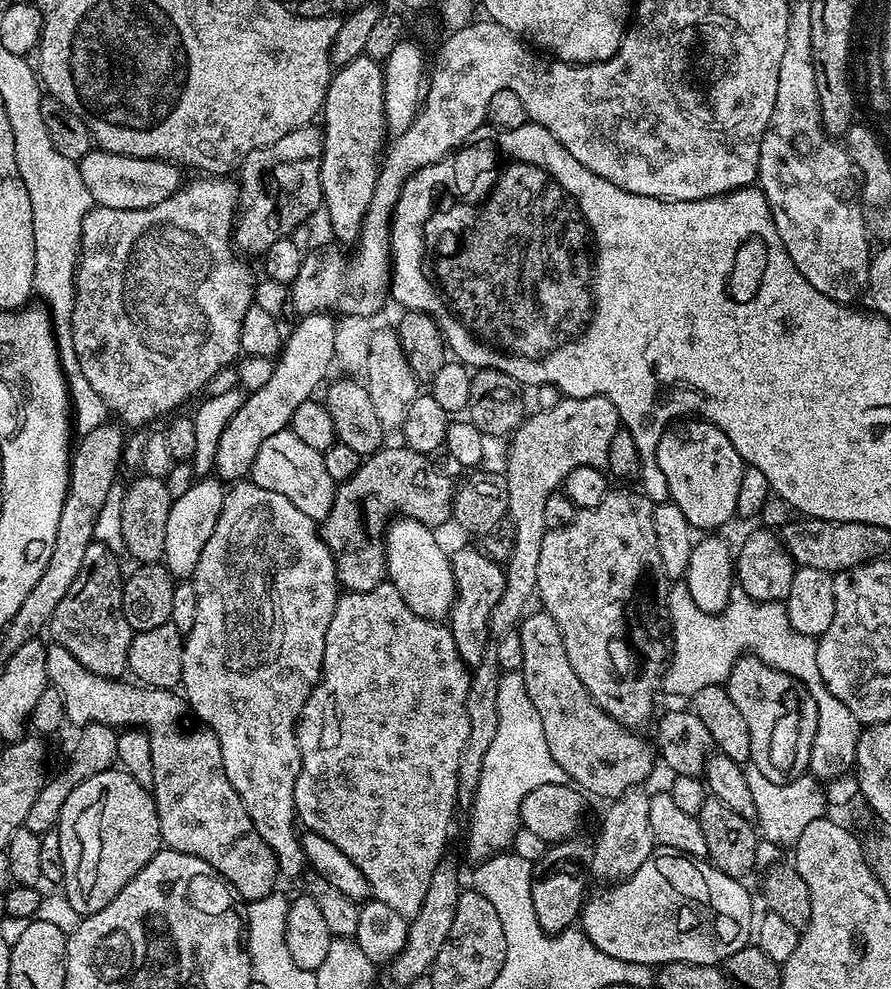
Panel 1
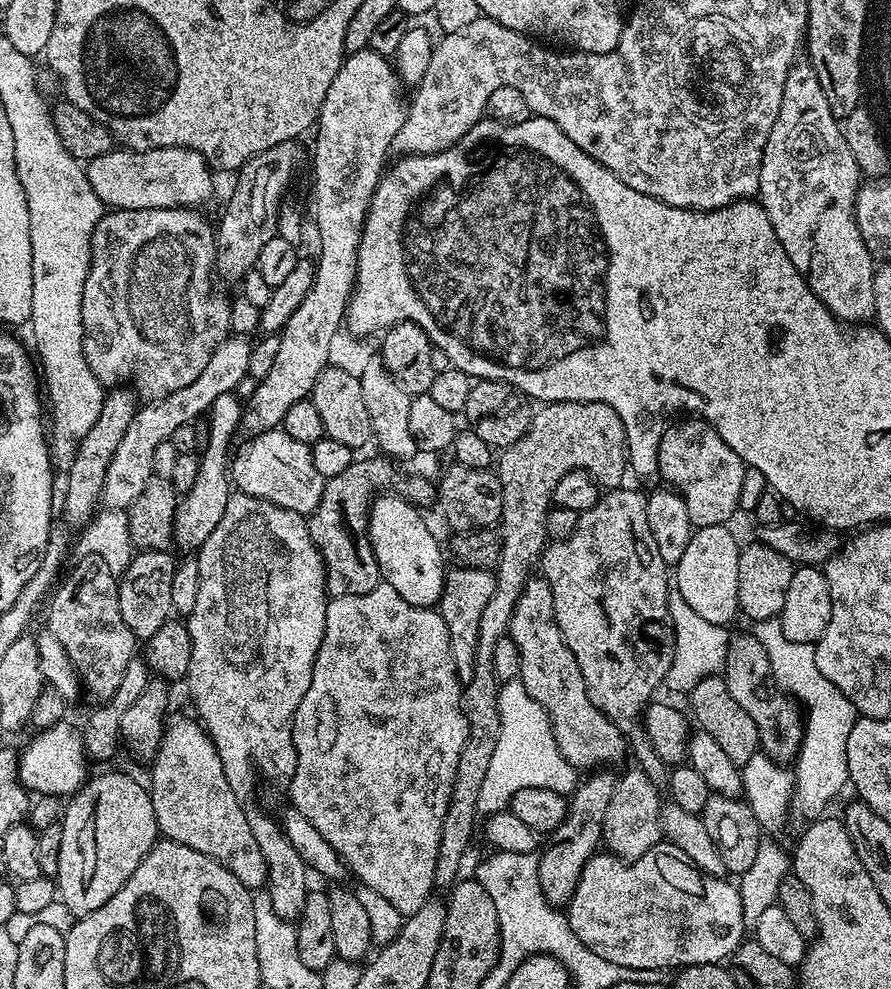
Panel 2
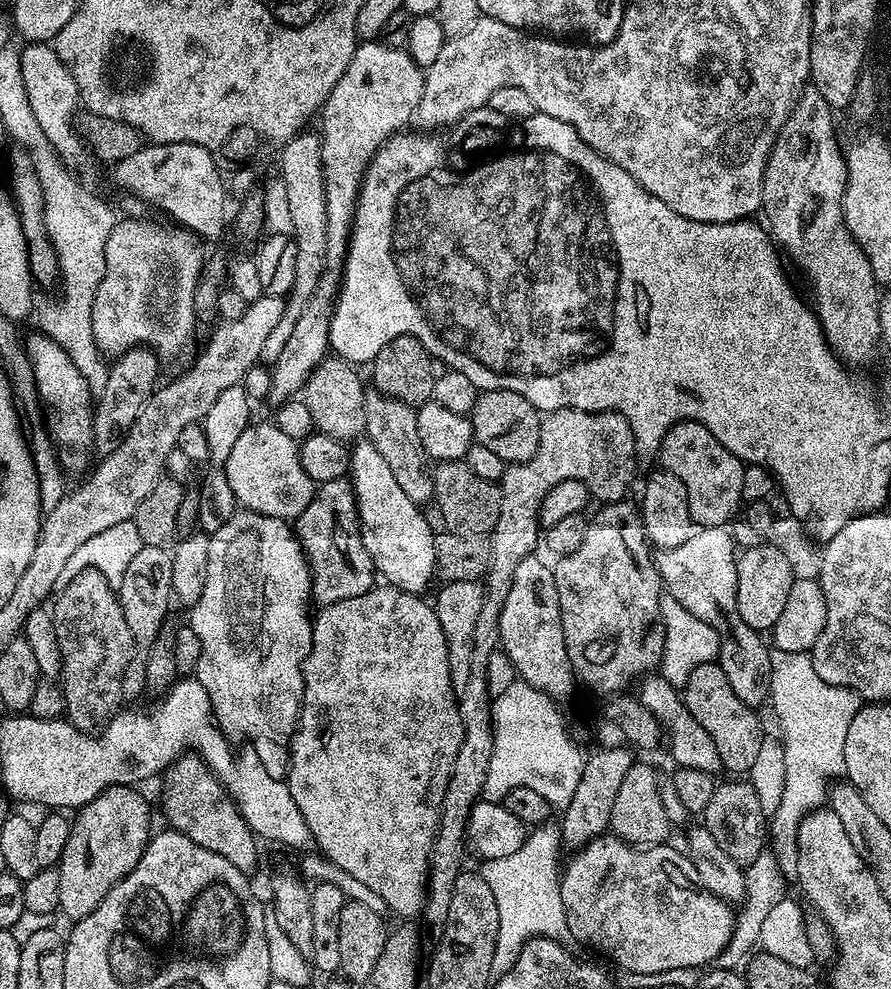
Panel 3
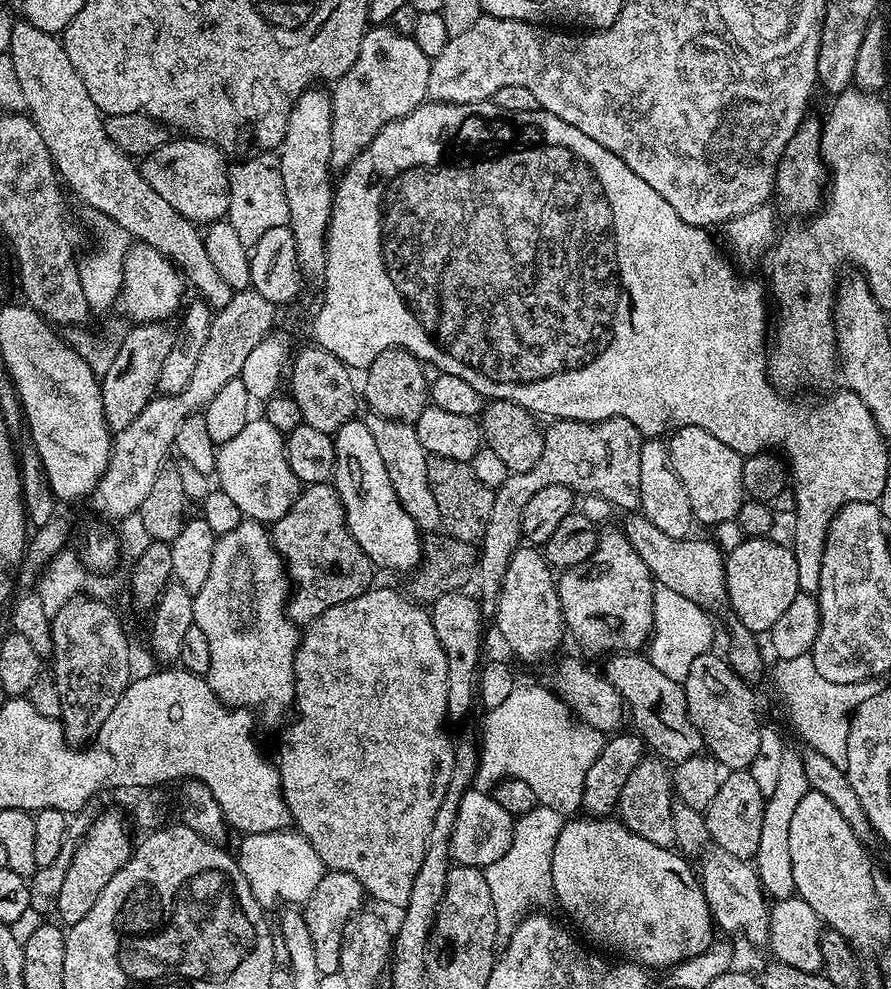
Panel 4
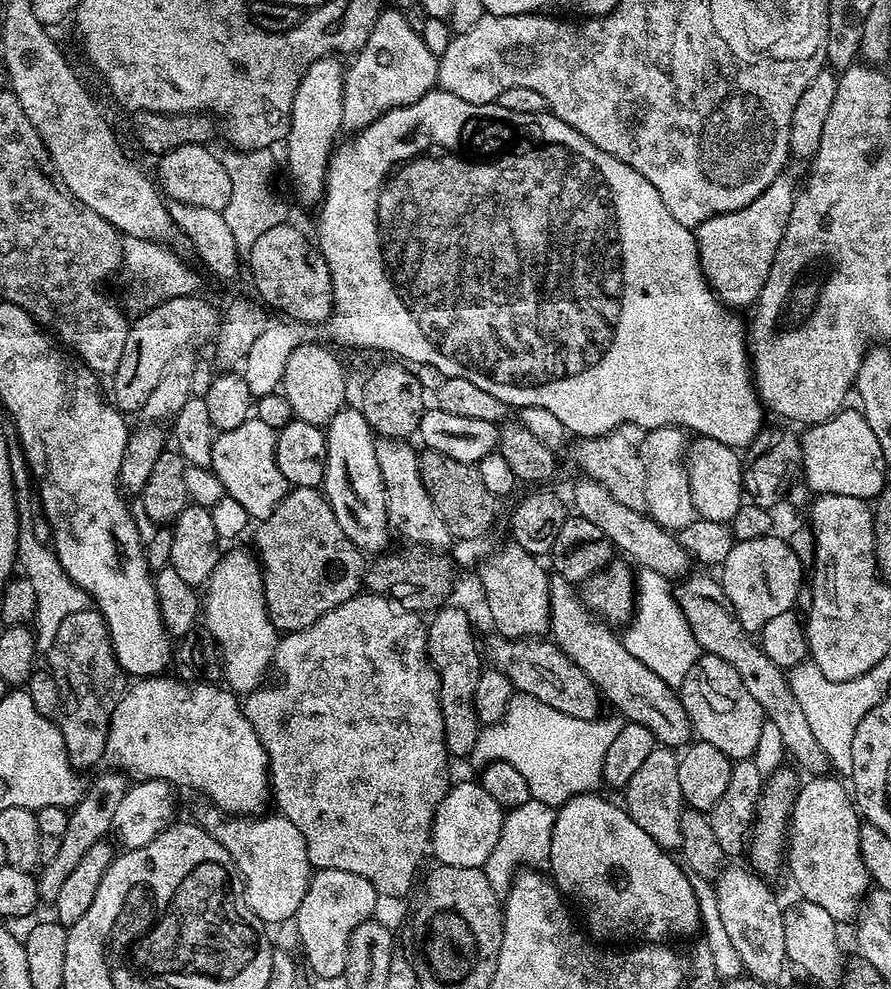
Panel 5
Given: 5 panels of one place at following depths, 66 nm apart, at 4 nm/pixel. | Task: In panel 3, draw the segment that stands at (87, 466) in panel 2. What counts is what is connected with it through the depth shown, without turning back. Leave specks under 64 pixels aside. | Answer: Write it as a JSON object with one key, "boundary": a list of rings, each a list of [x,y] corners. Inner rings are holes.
{"boundary":[[[143,346],[122,352],[111,361],[106,386],[95,397],[92,410],[92,447],[97,457],[109,456],[124,439],[130,426],[134,426],[142,406],[158,387],[156,375],[160,367],[160,357],[152,349]]]}

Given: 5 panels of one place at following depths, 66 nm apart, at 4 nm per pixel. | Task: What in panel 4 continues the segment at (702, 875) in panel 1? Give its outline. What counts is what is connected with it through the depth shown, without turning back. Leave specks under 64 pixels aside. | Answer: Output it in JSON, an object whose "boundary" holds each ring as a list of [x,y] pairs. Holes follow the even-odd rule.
{"boundary":[[[618,818],[580,819],[569,819],[558,834],[558,842],[554,842],[552,895],[561,910],[572,916],[573,922],[594,943],[649,970],[668,970],[707,950],[714,941],[714,921],[693,865],[691,868],[679,851],[646,842],[646,838],[631,832]]]}

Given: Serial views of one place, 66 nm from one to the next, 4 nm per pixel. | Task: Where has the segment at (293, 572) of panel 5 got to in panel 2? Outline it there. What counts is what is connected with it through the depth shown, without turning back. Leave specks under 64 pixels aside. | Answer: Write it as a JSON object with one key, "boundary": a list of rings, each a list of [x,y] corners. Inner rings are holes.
{"boundary":[[[375,455],[369,460],[353,459],[342,474],[334,474],[334,478],[325,480],[322,498],[307,517],[310,538],[324,559],[329,597],[370,594],[370,590],[382,582],[380,567],[368,537],[368,512],[374,497],[383,489],[380,487],[391,482],[394,464],[383,455]]]}

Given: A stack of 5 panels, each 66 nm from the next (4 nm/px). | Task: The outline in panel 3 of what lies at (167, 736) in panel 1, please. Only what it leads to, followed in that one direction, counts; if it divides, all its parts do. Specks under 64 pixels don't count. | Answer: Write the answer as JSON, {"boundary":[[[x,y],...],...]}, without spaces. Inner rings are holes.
{"boundary":[[[181,754],[163,773],[163,780],[167,827],[173,832],[186,834],[190,842],[198,842],[198,846],[206,846],[206,850],[214,850],[214,854],[222,854],[222,858],[238,866],[238,870],[251,873],[256,864],[258,838],[250,826],[246,826],[236,803],[228,797],[228,792],[206,766],[204,759],[195,754]]]}

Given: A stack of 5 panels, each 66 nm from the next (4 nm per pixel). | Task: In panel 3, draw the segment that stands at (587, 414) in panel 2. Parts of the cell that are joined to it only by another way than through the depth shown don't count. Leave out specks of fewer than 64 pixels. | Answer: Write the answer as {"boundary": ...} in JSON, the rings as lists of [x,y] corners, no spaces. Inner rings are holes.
{"boundary":[[[563,408],[557,412],[547,413],[540,422],[540,437],[538,448],[534,456],[521,464],[509,464],[505,467],[502,478],[498,482],[500,489],[500,505],[498,506],[498,520],[494,522],[488,536],[490,560],[488,571],[482,577],[484,585],[484,601],[482,611],[478,614],[478,623],[474,625],[474,663],[470,666],[470,682],[466,682],[466,690],[458,694],[460,717],[462,718],[462,746],[458,746],[458,754],[454,754],[454,770],[450,770],[450,778],[446,786],[446,795],[442,797],[442,810],[438,818],[438,830],[432,843],[432,853],[428,859],[428,886],[424,898],[423,917],[428,921],[443,925],[450,910],[450,894],[454,894],[454,882],[459,878],[465,867],[464,854],[466,855],[467,822],[470,818],[471,808],[481,799],[486,782],[486,770],[490,770],[490,754],[494,754],[494,730],[492,729],[492,702],[494,697],[486,690],[486,662],[490,654],[498,650],[500,642],[500,615],[502,606],[506,606],[506,594],[510,592],[510,582],[514,582],[514,570],[518,570],[518,562],[522,558],[533,555],[542,540],[540,527],[541,500],[549,490],[558,486],[558,482],[577,480],[588,487],[589,493],[596,496],[604,504],[614,504],[617,500],[627,497],[628,487],[632,480],[626,473],[620,472],[616,476],[615,456],[624,456],[624,468],[632,472],[636,468],[638,453],[636,450],[636,435],[626,422],[626,418],[617,412],[587,412]]]}

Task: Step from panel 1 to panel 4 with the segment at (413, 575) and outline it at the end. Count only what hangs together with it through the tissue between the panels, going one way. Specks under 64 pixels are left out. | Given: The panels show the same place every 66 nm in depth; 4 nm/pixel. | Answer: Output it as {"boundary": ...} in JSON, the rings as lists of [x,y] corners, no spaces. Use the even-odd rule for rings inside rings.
{"boundary":[[[354,418],[335,432],[334,439],[331,483],[344,507],[348,532],[377,569],[411,573],[421,561],[422,533],[410,514],[402,510],[402,502],[398,502],[398,494],[394,494],[394,486],[390,486],[390,474],[386,474],[386,462],[382,462],[382,454],[370,430],[363,419]]]}

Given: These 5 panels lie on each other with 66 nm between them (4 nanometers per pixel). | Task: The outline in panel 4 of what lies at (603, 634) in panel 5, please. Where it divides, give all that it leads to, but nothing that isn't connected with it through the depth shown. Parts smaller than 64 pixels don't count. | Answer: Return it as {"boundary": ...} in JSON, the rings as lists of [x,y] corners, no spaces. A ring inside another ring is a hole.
{"boundary":[[[612,654],[606,663],[608,665],[602,668],[602,674],[618,690],[618,694],[622,694],[631,727],[659,759],[675,765],[705,751],[702,734],[688,713],[681,681],[666,678],[666,674],[662,674],[662,670],[650,663],[644,654]]]}

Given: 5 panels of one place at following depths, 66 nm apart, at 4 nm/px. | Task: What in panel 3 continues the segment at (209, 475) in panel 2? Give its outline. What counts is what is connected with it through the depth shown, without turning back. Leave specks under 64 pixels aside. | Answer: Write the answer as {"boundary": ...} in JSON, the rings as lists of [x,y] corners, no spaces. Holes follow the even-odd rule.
{"boundary":[[[243,383],[230,386],[230,390],[222,390],[206,410],[204,419],[204,433],[206,434],[206,446],[208,447],[207,463],[214,467],[204,476],[200,484],[200,497],[196,500],[196,516],[200,519],[199,527],[205,533],[217,532],[231,516],[238,511],[238,505],[234,498],[234,490],[230,490],[230,482],[224,473],[226,458],[230,458],[230,450],[234,450],[234,442],[238,442],[238,434],[242,434],[253,423],[252,404],[248,401],[248,392]]]}

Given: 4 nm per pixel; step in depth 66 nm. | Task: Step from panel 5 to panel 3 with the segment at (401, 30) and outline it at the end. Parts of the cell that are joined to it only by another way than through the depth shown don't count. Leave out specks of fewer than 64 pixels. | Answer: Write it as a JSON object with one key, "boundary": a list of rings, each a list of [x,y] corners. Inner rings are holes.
{"boundary":[[[379,39],[369,40],[367,42],[357,43],[356,53],[354,58],[350,58],[350,66],[346,66],[346,74],[342,74],[342,78],[338,78],[338,82],[334,86],[334,90],[330,90],[330,94],[326,98],[324,107],[319,113],[318,121],[320,120],[320,128],[318,127],[318,135],[320,137],[320,145],[322,146],[322,174],[324,175],[324,185],[326,186],[326,265],[324,272],[320,276],[318,286],[314,290],[314,294],[310,298],[310,302],[302,310],[302,318],[298,318],[297,324],[294,326],[294,331],[291,332],[289,340],[286,342],[286,347],[283,348],[282,354],[278,354],[278,362],[274,362],[270,366],[270,372],[272,372],[272,389],[268,392],[268,400],[272,403],[272,406],[279,406],[284,403],[285,400],[295,397],[297,393],[303,389],[304,383],[308,381],[308,375],[319,366],[330,352],[330,345],[328,343],[328,327],[332,321],[332,310],[334,307],[334,301],[338,295],[338,289],[340,287],[340,281],[342,279],[341,273],[337,271],[344,263],[344,256],[348,253],[348,241],[352,234],[352,218],[356,210],[356,199],[360,196],[360,183],[364,180],[364,172],[370,166],[370,162],[376,156],[376,151],[385,144],[392,136],[396,135],[397,132],[407,129],[409,125],[413,123],[416,115],[416,103],[422,98],[422,86],[424,85],[424,74],[425,69],[419,68],[416,65],[416,60],[411,56],[410,53],[404,49],[404,46],[397,46],[392,42],[381,42]]]}

